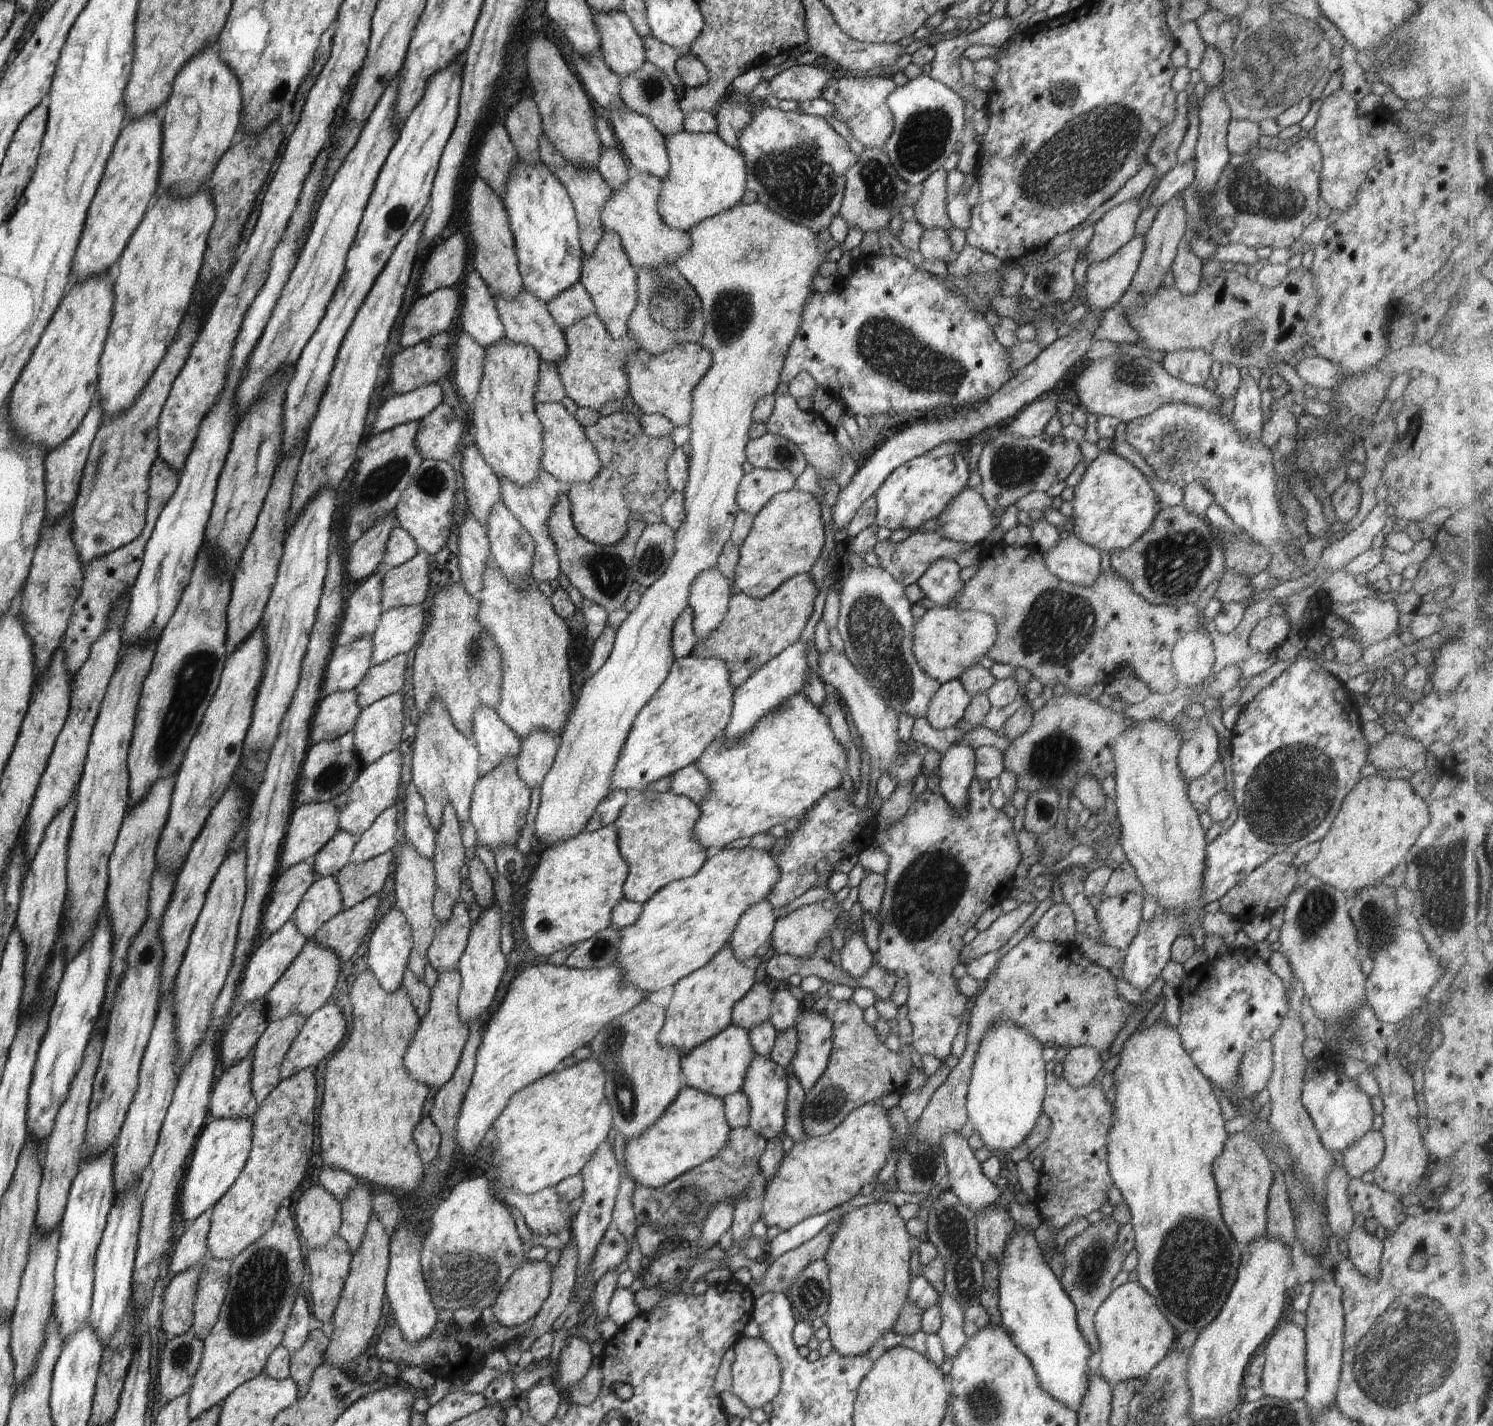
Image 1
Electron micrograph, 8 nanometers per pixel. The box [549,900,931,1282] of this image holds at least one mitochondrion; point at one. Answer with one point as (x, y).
(624, 1092)

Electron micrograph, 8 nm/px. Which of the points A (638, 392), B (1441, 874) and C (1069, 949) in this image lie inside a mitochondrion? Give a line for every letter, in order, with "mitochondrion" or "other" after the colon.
A: other
B: mitochondrion
C: other

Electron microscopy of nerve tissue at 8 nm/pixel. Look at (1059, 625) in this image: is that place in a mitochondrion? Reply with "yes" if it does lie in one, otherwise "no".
yes

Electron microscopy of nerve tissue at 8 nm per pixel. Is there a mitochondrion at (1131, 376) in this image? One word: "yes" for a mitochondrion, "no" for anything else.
yes

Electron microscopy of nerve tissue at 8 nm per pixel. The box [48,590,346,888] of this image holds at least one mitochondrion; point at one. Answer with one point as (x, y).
(193, 679)

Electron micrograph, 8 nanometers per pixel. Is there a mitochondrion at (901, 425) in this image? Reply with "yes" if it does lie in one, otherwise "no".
no

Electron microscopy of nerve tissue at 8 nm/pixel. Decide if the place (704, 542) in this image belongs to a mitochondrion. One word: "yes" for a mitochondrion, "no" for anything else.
no

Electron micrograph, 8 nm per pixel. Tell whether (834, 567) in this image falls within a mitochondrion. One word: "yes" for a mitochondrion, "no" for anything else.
no

